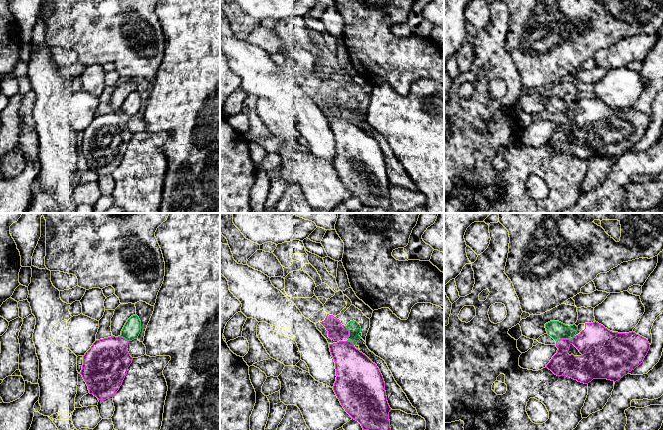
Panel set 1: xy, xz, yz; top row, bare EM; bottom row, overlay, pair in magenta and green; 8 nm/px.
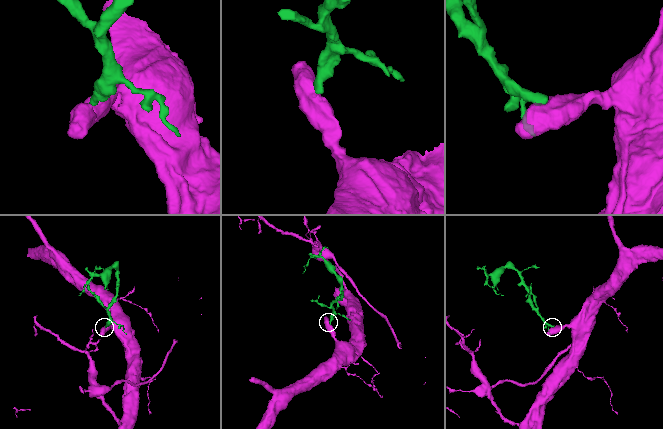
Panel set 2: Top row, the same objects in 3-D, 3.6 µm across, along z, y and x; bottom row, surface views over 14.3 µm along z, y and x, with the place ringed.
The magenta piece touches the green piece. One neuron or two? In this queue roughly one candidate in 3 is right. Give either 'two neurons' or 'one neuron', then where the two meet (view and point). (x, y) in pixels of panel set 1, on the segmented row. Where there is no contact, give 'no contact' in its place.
one neuron; contact xz (348, 336)

